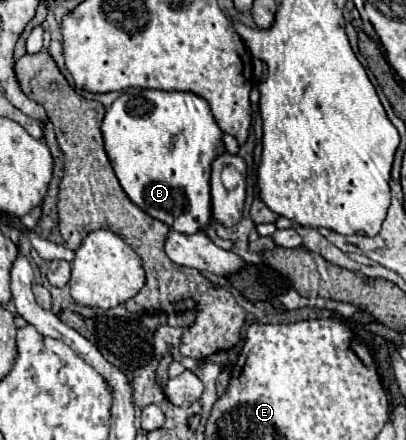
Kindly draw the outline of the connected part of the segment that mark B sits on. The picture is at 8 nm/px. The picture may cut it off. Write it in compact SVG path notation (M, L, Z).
M129 90L107 110L101 132L125 194L141 210L179 234L195 234L211 224L211 166L227 150L205 98L193 92Z

